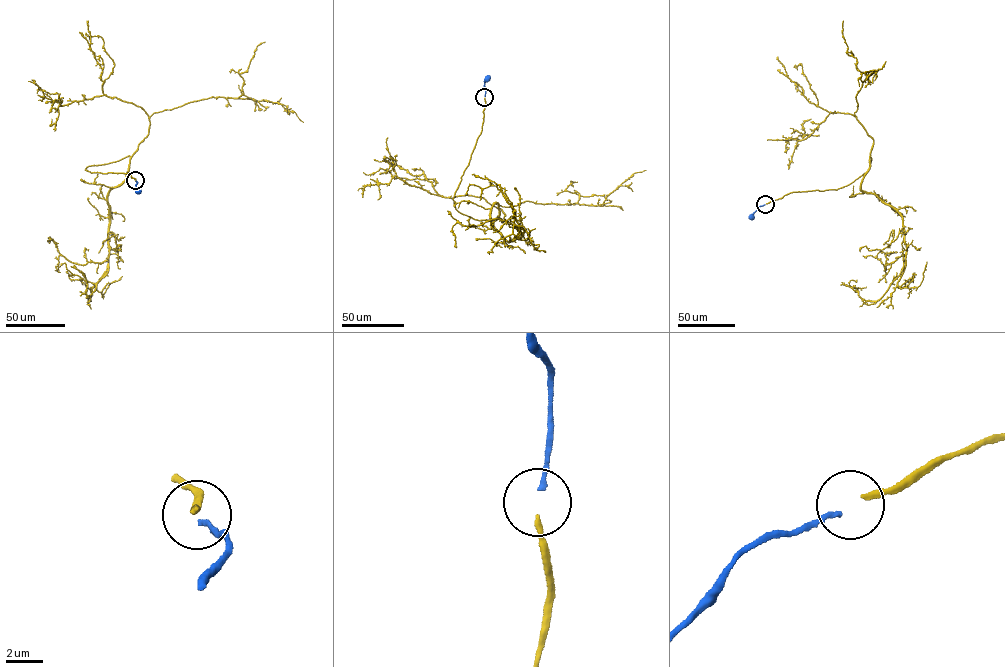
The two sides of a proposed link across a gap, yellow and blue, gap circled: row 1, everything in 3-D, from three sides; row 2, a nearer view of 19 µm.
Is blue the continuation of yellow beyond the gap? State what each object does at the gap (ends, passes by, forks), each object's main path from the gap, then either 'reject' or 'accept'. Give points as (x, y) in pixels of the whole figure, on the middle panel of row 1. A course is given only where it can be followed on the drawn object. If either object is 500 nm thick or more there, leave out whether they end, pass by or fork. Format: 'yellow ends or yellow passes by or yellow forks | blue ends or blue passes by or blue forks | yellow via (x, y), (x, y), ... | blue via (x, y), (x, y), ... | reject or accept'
yellow ends | blue ends | yellow via (484, 98), (454, 205), (491, 220), (495, 203), (495, 229), (523, 236), (499, 185), (466, 194) | blue via (485, 96), (487, 79) | reject

